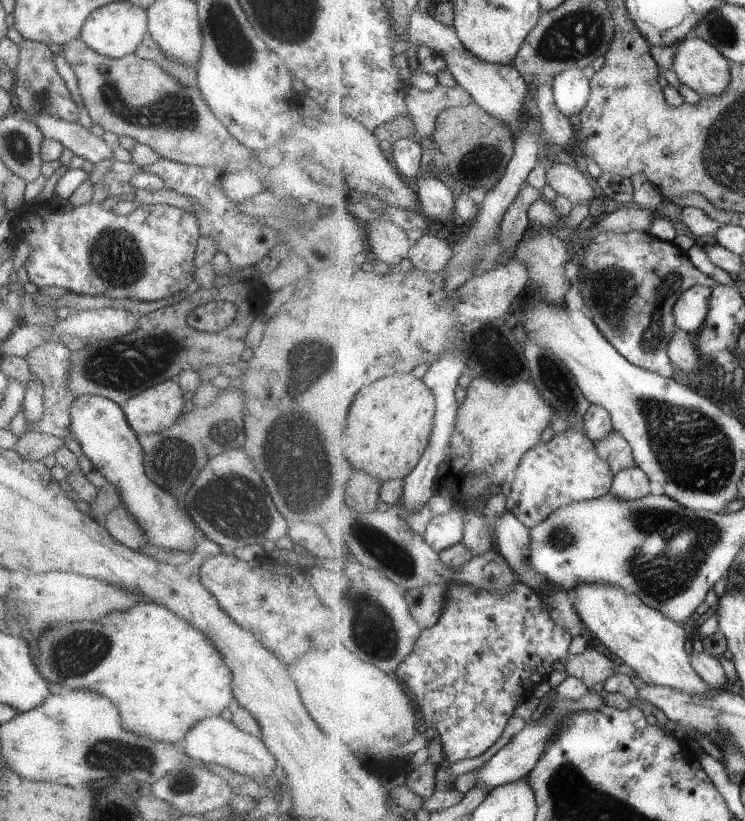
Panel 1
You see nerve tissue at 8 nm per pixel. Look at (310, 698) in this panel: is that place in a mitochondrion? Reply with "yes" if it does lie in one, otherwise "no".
no

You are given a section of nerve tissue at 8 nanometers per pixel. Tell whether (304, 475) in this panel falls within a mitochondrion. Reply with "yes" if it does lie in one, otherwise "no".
yes

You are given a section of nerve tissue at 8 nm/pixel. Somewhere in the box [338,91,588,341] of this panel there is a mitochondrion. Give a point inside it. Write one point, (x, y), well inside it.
(480, 162)

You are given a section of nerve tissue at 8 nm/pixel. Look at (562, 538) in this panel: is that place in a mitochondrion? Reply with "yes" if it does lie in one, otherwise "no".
yes

